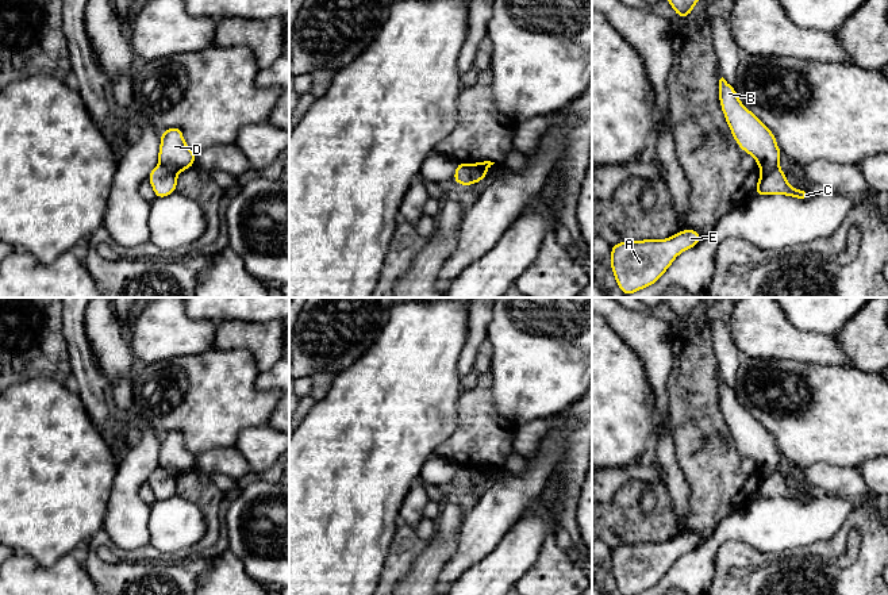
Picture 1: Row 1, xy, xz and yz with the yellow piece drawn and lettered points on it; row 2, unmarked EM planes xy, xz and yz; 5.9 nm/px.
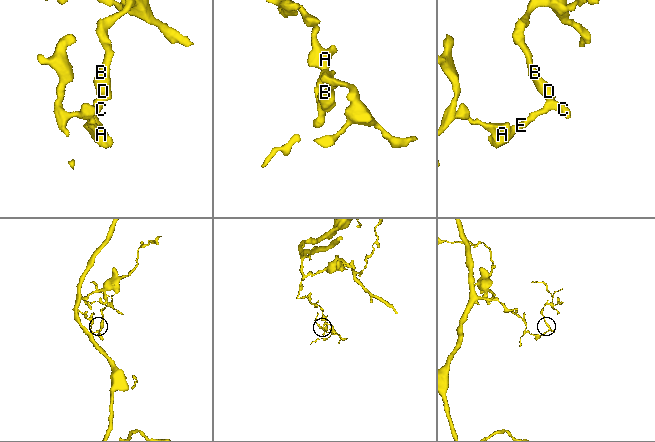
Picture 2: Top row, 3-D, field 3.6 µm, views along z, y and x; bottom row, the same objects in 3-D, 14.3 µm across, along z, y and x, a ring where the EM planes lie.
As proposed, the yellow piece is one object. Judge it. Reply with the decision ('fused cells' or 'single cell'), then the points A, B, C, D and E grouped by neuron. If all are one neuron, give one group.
fused cells | A C E / B D

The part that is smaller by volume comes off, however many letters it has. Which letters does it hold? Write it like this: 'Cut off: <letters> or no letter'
Cut off: B, D

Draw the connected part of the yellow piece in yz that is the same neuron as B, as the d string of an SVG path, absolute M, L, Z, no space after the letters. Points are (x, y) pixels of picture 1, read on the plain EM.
M719 383L719 404L739 452L754 460L762 475L777 472L781 454L774 437L737 399L733 388Z

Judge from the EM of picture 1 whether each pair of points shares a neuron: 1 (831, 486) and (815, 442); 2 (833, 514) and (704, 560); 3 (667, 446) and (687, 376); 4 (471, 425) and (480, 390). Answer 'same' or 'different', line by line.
1: different
2: same
3: different
4: same

